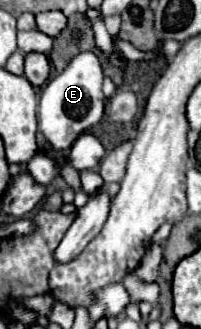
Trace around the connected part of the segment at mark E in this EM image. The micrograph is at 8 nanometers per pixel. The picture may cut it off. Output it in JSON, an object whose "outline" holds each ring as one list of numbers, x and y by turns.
{"outline":[[79,53,71,63,65,67,63,73,53,77,39,97,37,117,39,117,39,131,45,135,45,139,51,143,53,149,63,151,69,149,75,139,87,131,89,127,97,125,103,117,105,99,103,99,103,69,95,53]]}

